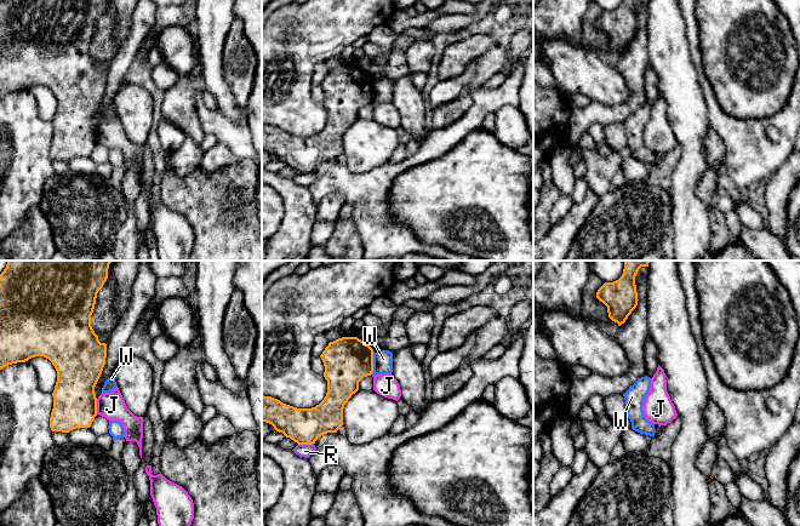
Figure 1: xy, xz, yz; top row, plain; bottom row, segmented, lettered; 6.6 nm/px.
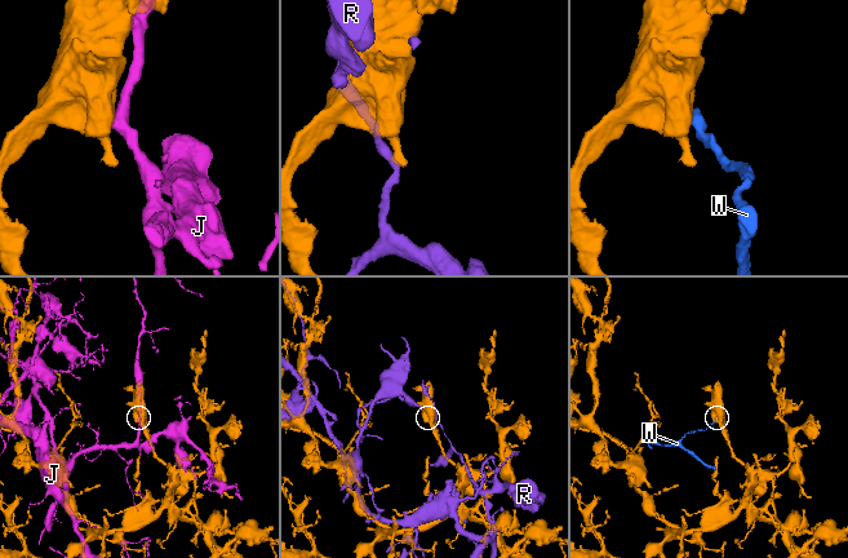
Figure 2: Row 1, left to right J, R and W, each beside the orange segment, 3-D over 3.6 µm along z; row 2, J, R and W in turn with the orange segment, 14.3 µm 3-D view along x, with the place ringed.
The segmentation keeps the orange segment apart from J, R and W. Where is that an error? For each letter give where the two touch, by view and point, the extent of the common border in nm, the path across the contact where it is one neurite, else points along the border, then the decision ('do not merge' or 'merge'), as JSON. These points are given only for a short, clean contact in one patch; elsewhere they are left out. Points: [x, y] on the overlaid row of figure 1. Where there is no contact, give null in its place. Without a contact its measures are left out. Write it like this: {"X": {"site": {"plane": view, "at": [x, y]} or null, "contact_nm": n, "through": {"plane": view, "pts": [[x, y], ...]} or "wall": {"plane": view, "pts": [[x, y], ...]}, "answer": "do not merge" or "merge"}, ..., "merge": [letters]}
{"J": {"site": {"plane": "xy", "at": [96, 406]}, "contact_nm": 100, "answer": "do not merge"}, "R": {"site": {"plane": "xz", "at": [306, 444]}, "contact_nm": 110, "answer": "do not merge"}, "W": {"site": {"plane": "xz", "at": [372, 362]}, "contact_nm": 150, "answer": "do not merge"}, "merge": []}

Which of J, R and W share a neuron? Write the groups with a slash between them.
J / R / W

